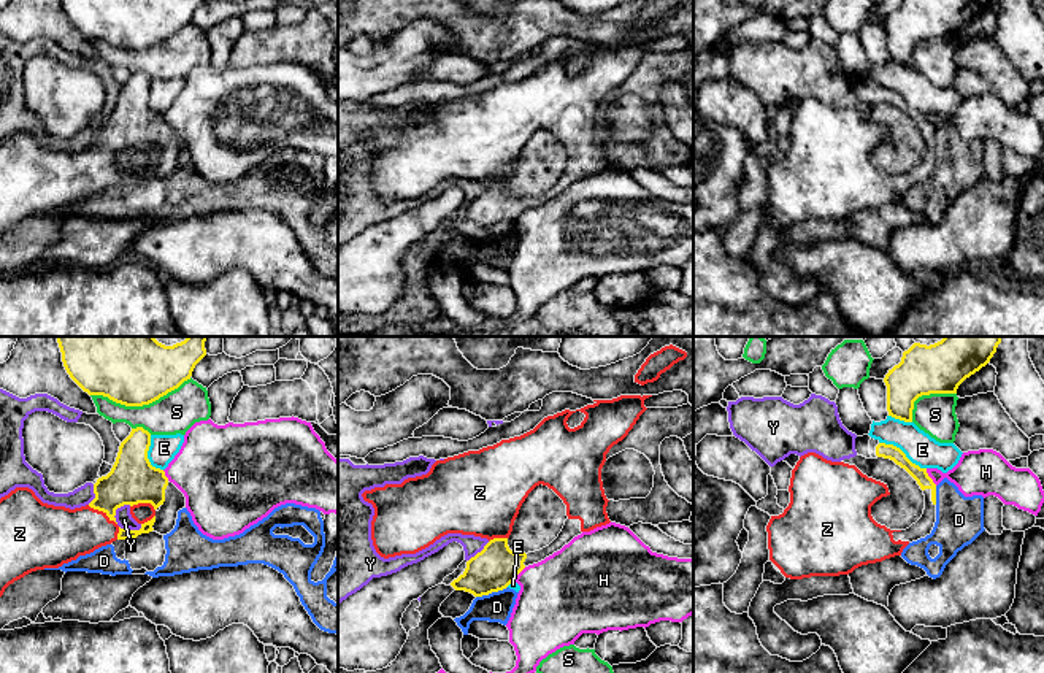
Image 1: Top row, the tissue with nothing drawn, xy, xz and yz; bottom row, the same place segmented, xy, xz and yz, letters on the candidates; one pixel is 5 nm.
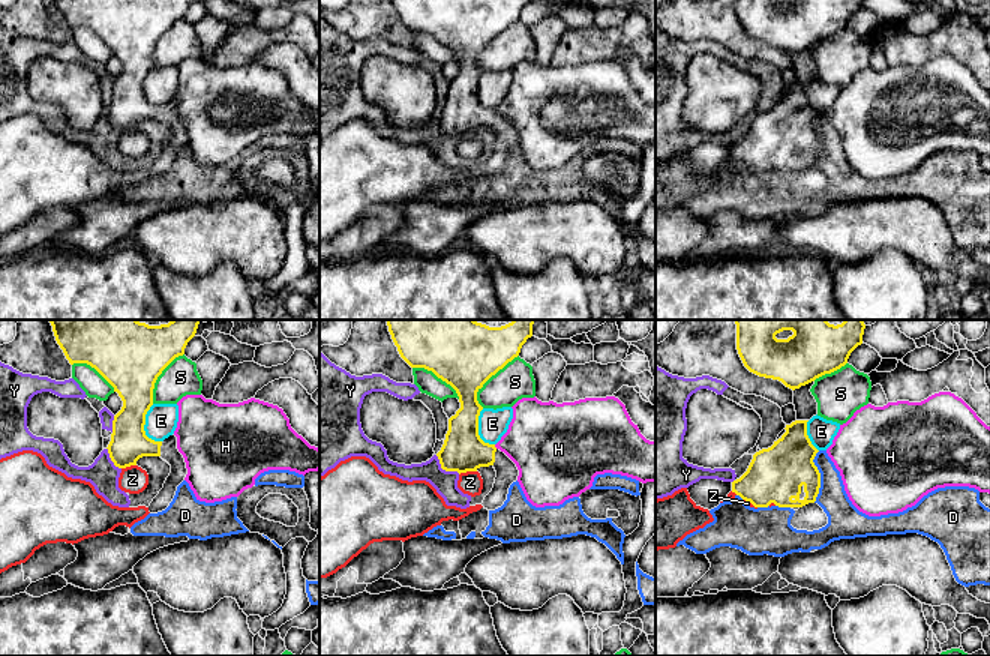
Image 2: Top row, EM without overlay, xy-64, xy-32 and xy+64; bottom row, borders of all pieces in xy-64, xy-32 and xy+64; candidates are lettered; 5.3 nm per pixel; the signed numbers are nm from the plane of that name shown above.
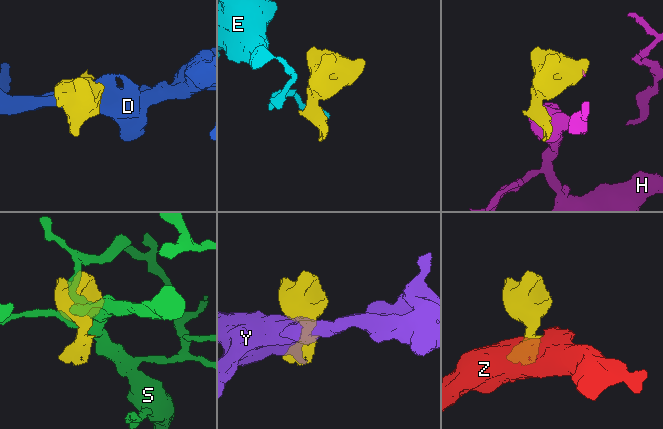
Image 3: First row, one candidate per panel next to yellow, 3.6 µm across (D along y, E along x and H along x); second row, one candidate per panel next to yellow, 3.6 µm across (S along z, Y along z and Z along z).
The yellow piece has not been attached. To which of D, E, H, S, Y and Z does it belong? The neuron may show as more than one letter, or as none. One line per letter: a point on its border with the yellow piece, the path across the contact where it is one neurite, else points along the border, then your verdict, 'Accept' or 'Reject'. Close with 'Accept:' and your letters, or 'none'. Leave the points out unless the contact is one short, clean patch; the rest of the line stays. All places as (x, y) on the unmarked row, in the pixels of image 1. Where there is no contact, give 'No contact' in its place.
D: Touches yellow at xz (491, 237). Reject
E: Touches yellow at yz (903, 97). Boundary: yz (879, 86), (895, 89), (913, 107), (925, 113). Reject
H: Touches yellow at yz (928, 121). Boundary: yz (925, 113), (936, 129). Reject
S: Touches yellow at xy (140, 49). Reject
Y: Touches yellow at xy (116, 153). Reject
Z: Touches yellow at xy (102, 154). Accept
Accept: Z

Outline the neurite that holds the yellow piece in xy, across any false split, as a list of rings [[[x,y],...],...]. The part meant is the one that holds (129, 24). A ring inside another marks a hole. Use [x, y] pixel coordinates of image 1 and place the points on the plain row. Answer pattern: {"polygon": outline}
{"polygon": [[[62,0],[70,22],[89,40],[103,40],[125,51],[149,49],[190,24],[205,0]]]}

